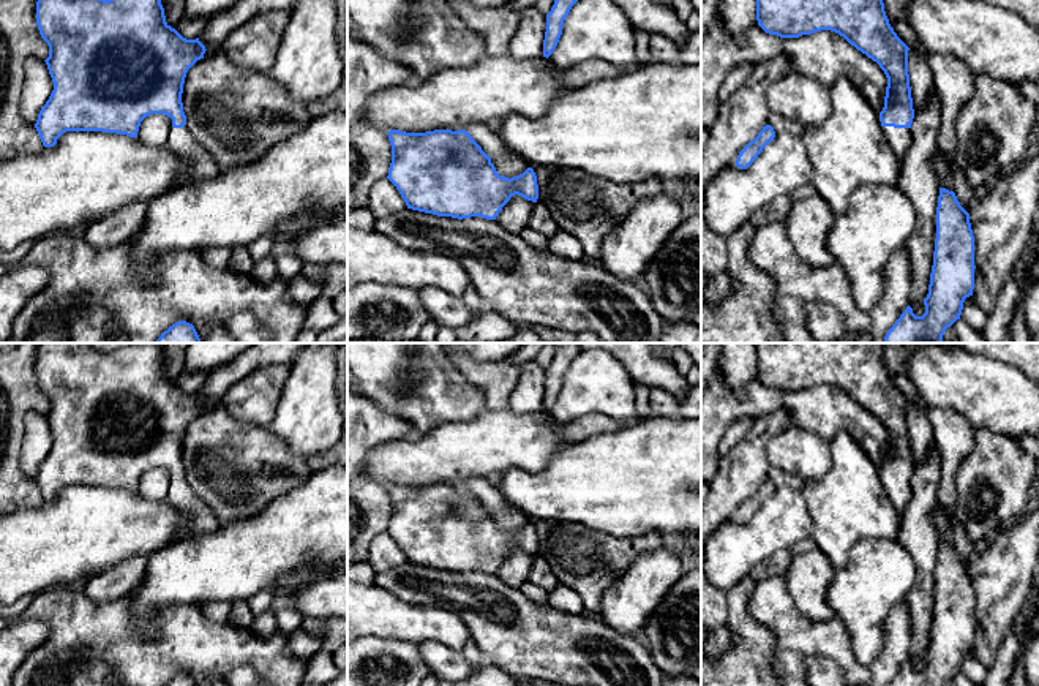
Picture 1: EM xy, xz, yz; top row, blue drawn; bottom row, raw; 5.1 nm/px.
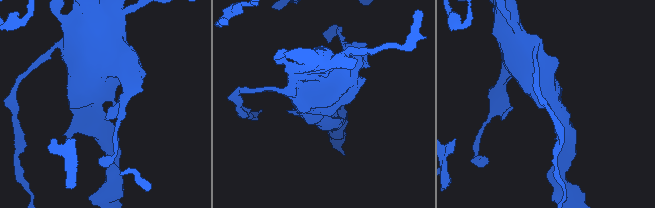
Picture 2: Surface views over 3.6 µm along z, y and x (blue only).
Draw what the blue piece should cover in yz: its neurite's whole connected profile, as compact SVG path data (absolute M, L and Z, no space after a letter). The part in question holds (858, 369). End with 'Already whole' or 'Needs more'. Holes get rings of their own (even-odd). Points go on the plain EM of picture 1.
M755 343L756 375L769 389L780 392L799 392L821 384L831 384L843 390L851 400L876 416L887 432L884 462L880 476L902 515L911 495L914 473L908 405L910 401L897 390L884 365L881 343Z. Needs more

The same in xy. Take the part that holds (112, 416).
M39 343L36 379L49 400L44 414L54 444L41 462L35 482L44 501L54 501L66 485L103 485L137 492L141 476L150 468L169 471L167 499L191 518L191 533L210 533L218 528L216 514L197 498L186 481L182 447L188 424L204 413L205 400L183 392L166 376L159 343L133 343L109 354L96 351L92 343Z. Needs more

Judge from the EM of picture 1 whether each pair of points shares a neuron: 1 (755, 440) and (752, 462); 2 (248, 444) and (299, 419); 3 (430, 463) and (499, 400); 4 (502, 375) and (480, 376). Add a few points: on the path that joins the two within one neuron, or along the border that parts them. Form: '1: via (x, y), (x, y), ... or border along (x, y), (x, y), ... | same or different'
1: via (753, 444), (752, 457) | same
2: border along (267, 427), (299, 456) | different
3: border along (507, 407), (487, 410) | different
4: via (498, 376), (485, 376) | same

